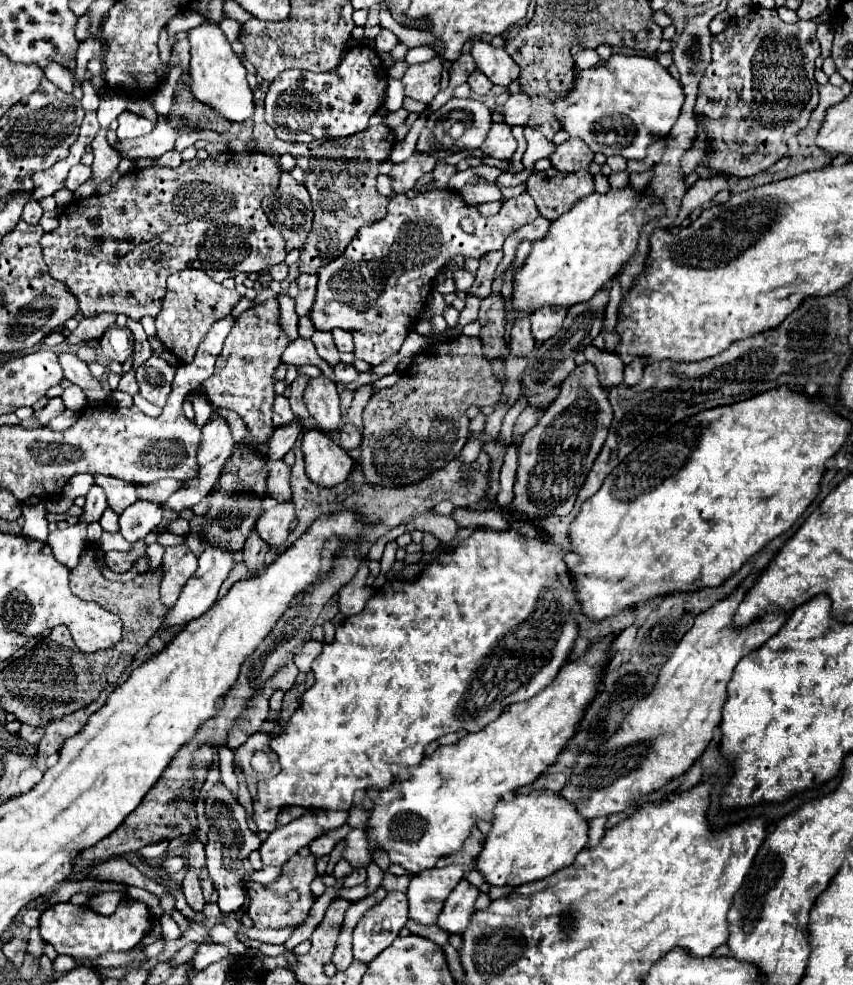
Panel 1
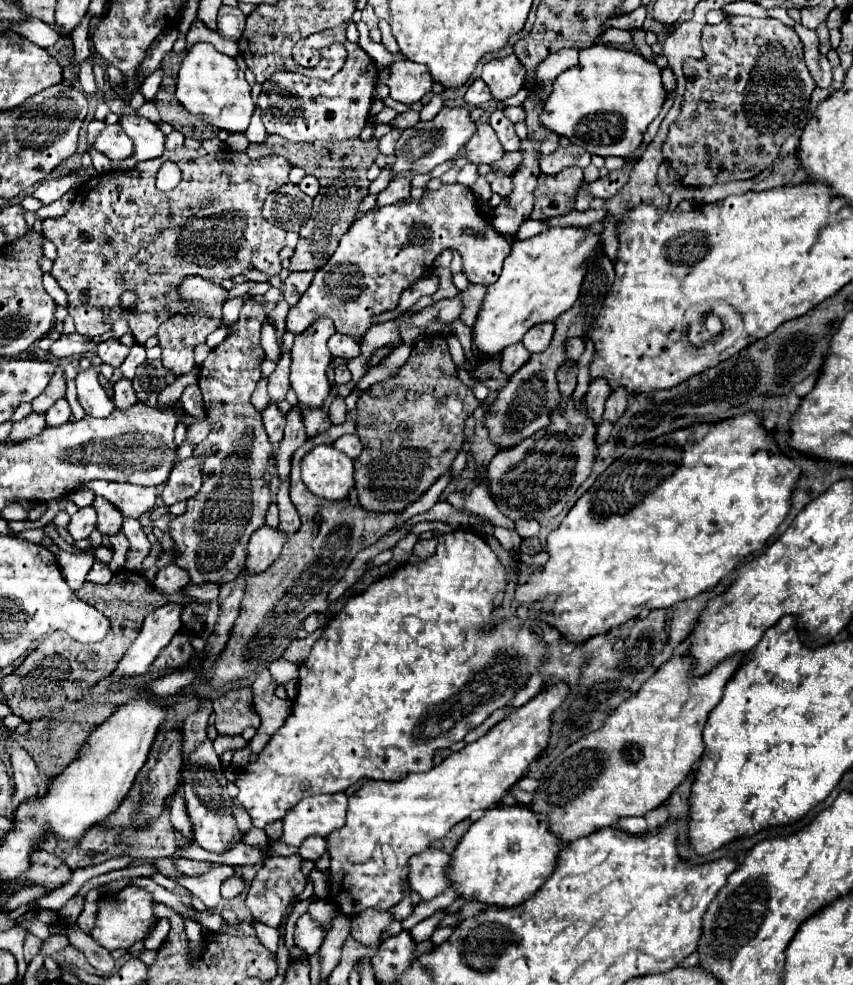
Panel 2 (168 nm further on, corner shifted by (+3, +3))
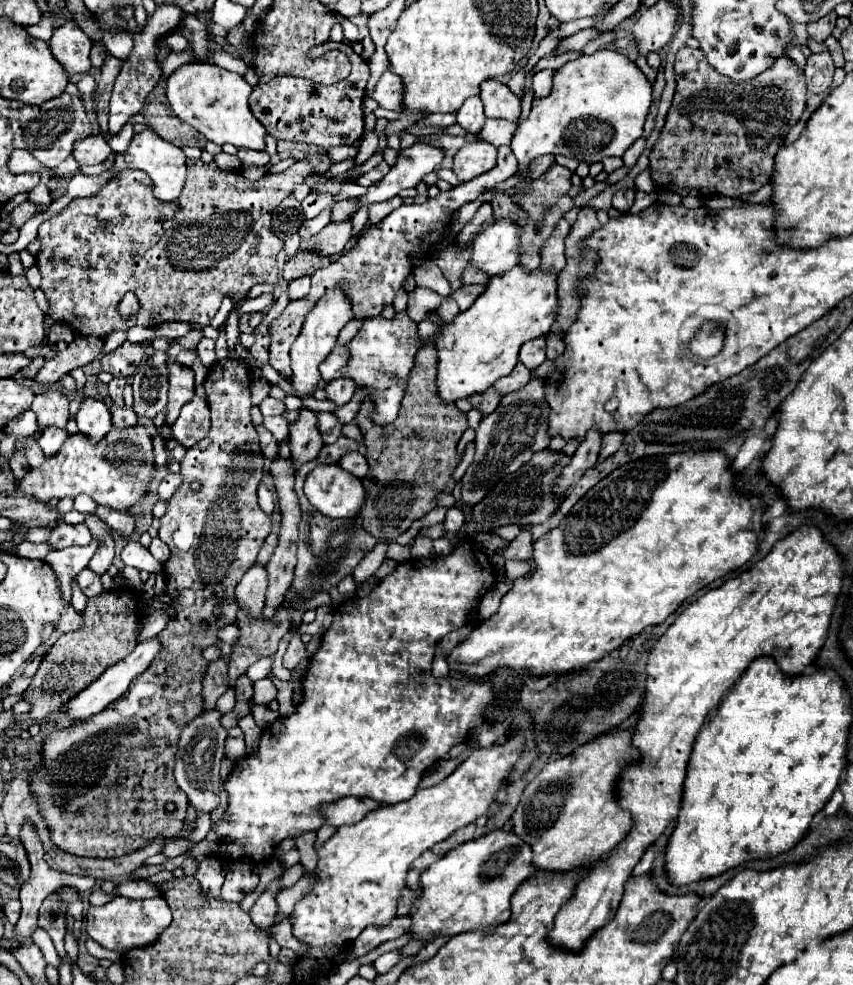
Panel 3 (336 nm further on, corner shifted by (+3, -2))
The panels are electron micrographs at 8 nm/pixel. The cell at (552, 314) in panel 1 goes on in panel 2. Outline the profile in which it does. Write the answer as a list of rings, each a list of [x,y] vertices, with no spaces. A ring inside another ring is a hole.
[[[538,324],[536,328],[530,328],[524,336],[524,346],[528,352],[538,354],[544,352],[552,340],[552,332],[554,332],[554,324]]]

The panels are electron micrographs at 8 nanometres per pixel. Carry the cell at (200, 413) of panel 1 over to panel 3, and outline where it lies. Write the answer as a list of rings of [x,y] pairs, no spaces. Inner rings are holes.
[[[168,471],[167,477],[164,478],[161,485],[157,489],[158,500],[169,500],[175,491],[182,483],[182,476],[180,473],[174,474]]]

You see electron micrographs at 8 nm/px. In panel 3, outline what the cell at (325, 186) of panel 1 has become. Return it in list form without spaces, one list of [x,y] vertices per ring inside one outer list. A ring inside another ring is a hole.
[[[302,251],[302,253],[296,253],[286,265],[284,265],[284,271],[282,271],[282,277],[286,281],[292,281],[296,277],[304,277],[304,275],[314,275],[318,269],[326,267],[332,259],[330,257],[322,257],[320,253],[316,251]]]

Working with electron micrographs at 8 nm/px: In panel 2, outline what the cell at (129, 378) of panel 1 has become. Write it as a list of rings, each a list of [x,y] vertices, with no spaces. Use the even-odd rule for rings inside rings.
[[[122,378],[120,382],[116,382],[114,384],[114,396],[112,396],[112,400],[114,400],[114,406],[118,410],[128,410],[130,406],[134,406],[138,400],[136,400],[136,394],[132,390],[132,382],[126,380],[126,378]]]

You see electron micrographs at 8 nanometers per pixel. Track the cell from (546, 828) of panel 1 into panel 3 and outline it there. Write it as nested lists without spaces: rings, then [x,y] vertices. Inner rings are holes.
[[[496,829],[458,845],[432,863],[420,877],[422,893],[418,895],[414,913],[410,913],[414,939],[432,941],[440,935],[458,935],[508,921],[512,913],[510,899],[516,887],[534,873],[532,849],[512,829]]]

